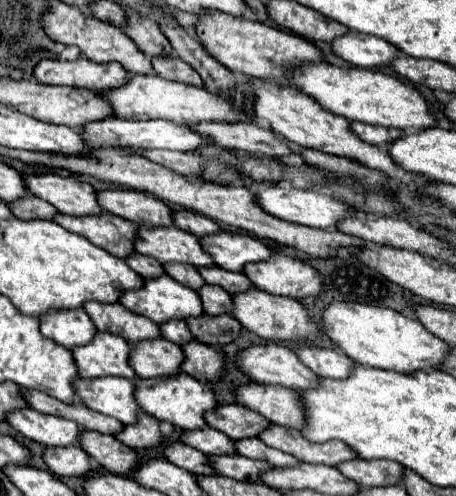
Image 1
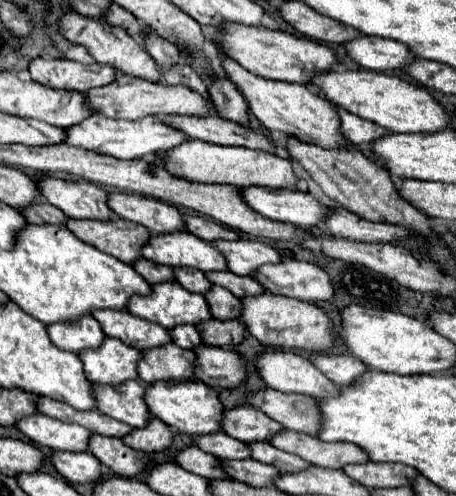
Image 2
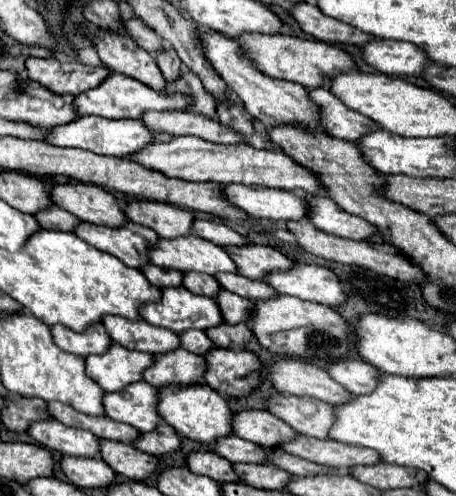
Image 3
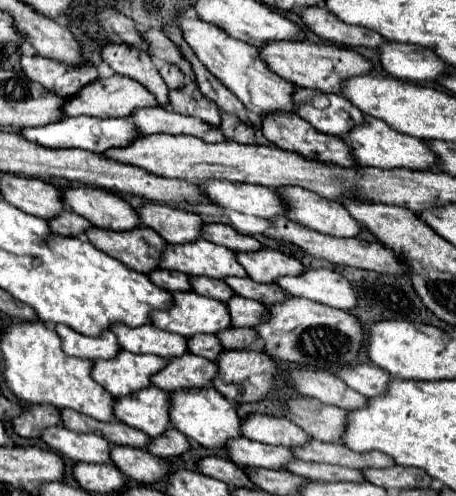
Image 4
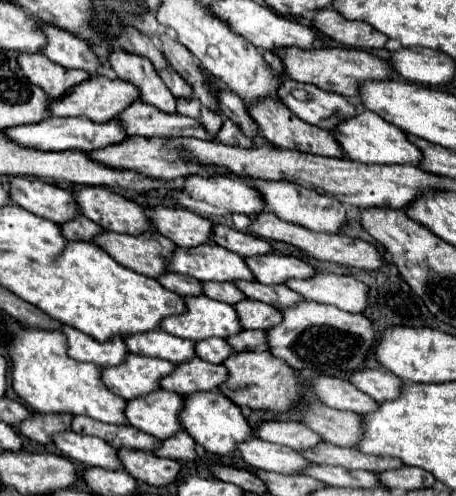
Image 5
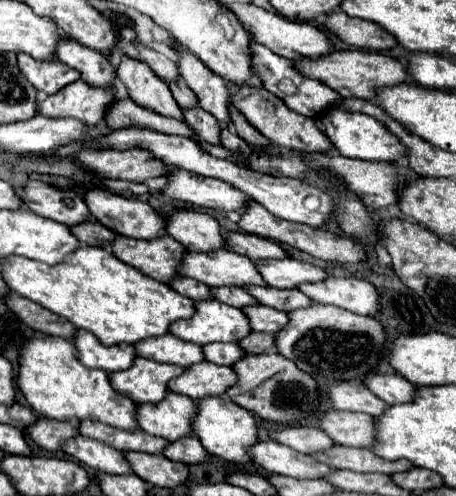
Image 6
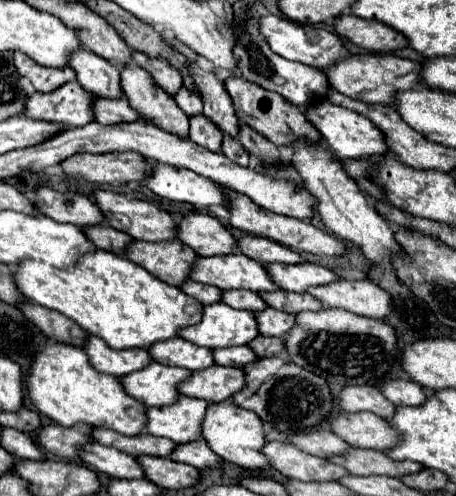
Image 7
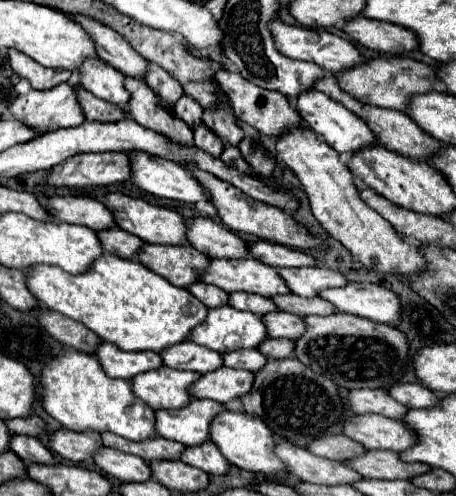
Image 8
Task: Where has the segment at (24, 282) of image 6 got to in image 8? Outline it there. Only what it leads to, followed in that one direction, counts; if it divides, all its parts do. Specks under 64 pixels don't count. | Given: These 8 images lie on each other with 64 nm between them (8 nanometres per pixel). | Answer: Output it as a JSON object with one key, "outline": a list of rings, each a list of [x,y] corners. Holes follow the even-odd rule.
{"outline":[[[104,254],[86,274],[78,276],[48,264],[34,266],[32,276],[28,276],[28,290],[44,302],[46,308],[82,322],[102,340],[122,350],[162,352],[174,344],[186,342],[190,332],[208,316],[208,306],[186,288],[168,284],[168,280],[156,276],[138,260],[124,260],[112,254]]]}

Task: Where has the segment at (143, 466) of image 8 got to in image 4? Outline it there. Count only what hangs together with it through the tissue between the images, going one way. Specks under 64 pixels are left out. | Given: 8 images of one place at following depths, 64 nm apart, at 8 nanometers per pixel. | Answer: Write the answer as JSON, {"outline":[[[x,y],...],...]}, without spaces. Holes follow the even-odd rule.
{"outline":[[[64,426],[48,428],[42,432],[42,440],[62,456],[76,460],[76,462],[90,462],[90,464],[112,464],[110,460],[110,444],[108,440],[96,434],[78,434]]]}

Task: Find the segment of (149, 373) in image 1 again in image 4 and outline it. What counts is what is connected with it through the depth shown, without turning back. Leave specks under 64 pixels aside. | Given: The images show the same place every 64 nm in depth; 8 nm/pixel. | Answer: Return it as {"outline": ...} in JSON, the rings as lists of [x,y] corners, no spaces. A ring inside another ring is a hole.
{"outline":[[[184,354],[182,358],[168,360],[168,366],[152,376],[152,384],[166,392],[204,388],[212,386],[216,372],[216,362],[208,362],[196,354]]]}

